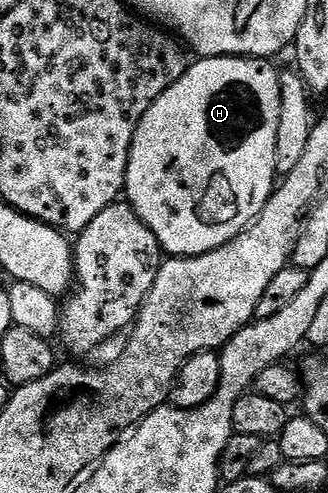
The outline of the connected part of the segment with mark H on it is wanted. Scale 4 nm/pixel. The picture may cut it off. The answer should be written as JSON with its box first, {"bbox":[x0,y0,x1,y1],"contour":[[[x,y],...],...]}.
{"bbox":[124,57,281,257],"contour":[[[222,57],[220,59],[196,60],[198,63],[186,66],[183,77],[171,85],[147,109],[143,121],[139,121],[139,129],[135,133],[135,141],[131,145],[127,177],[125,178],[124,198],[139,213],[139,217],[155,233],[162,252],[169,257],[184,257],[187,255],[202,255],[208,251],[219,249],[219,245],[227,245],[240,231],[244,231],[257,215],[267,205],[275,186],[277,174],[277,154],[275,153],[275,137],[279,133],[279,113],[281,112],[281,75],[272,67],[269,59],[254,59],[252,57]]]}

